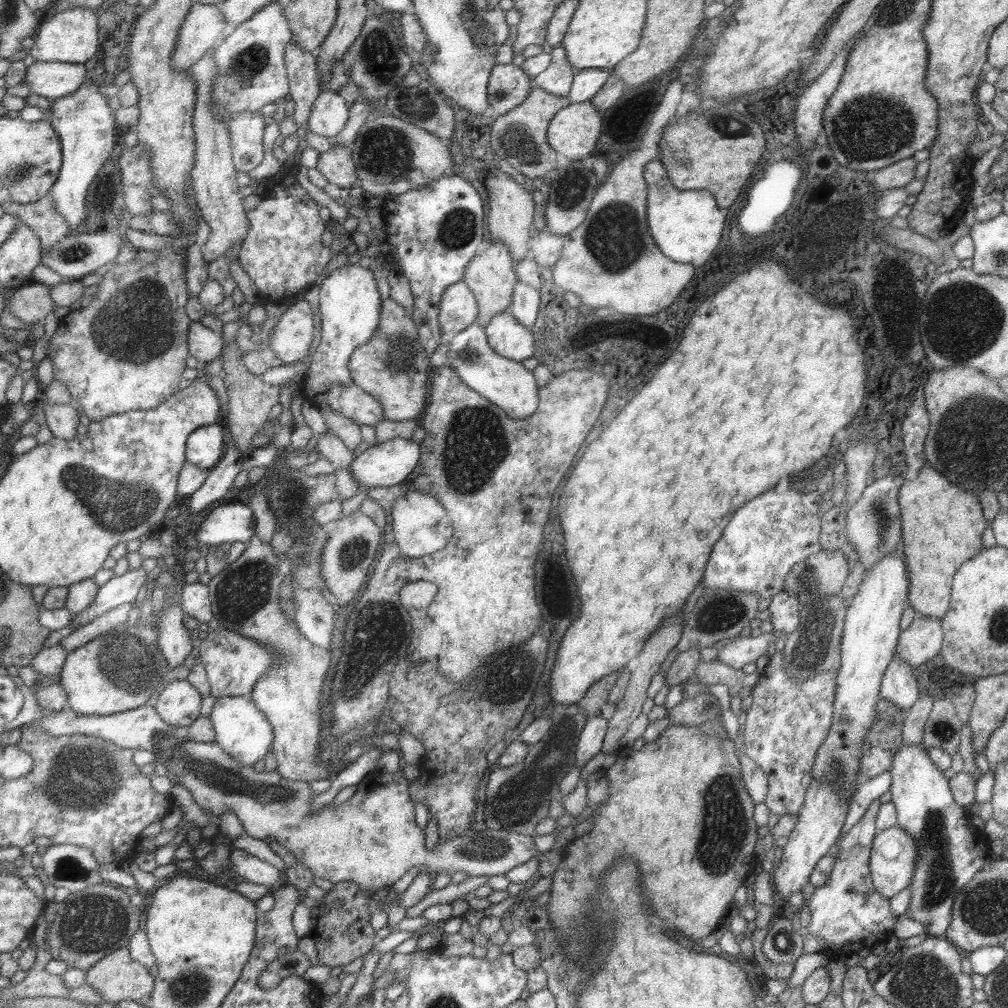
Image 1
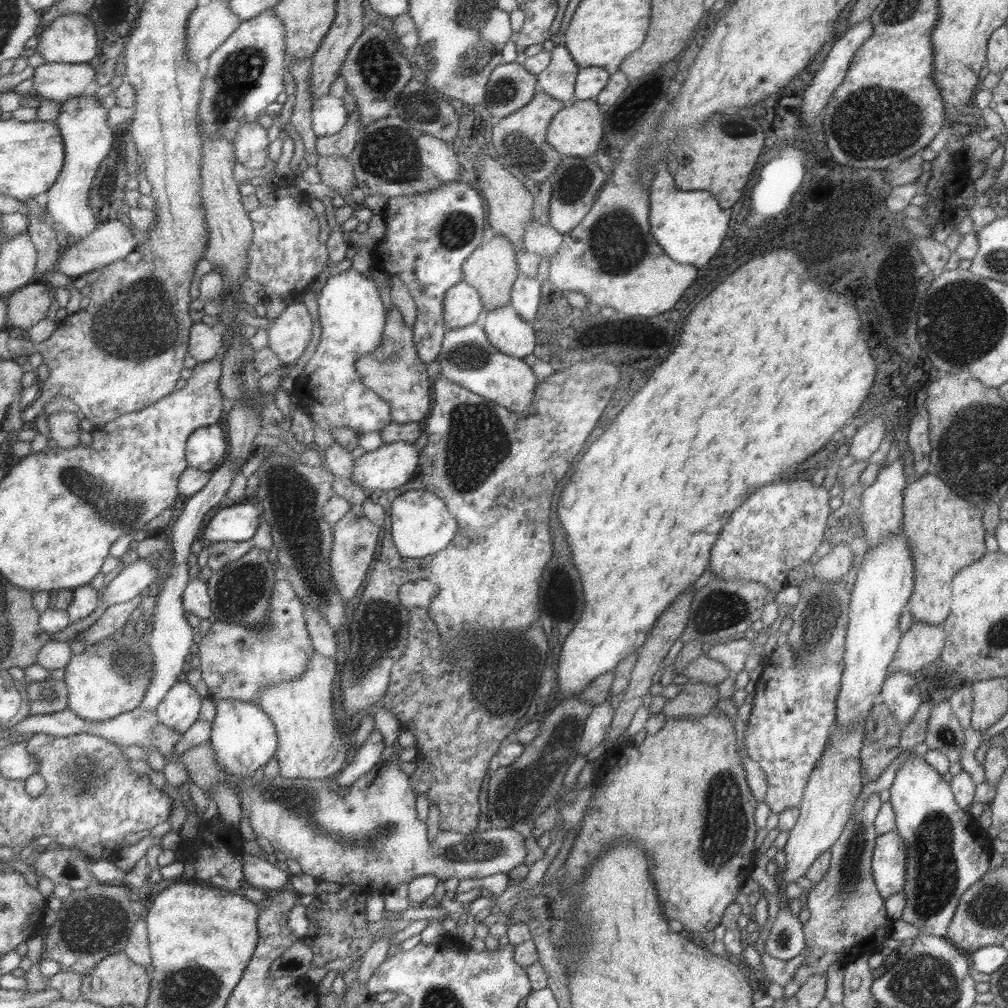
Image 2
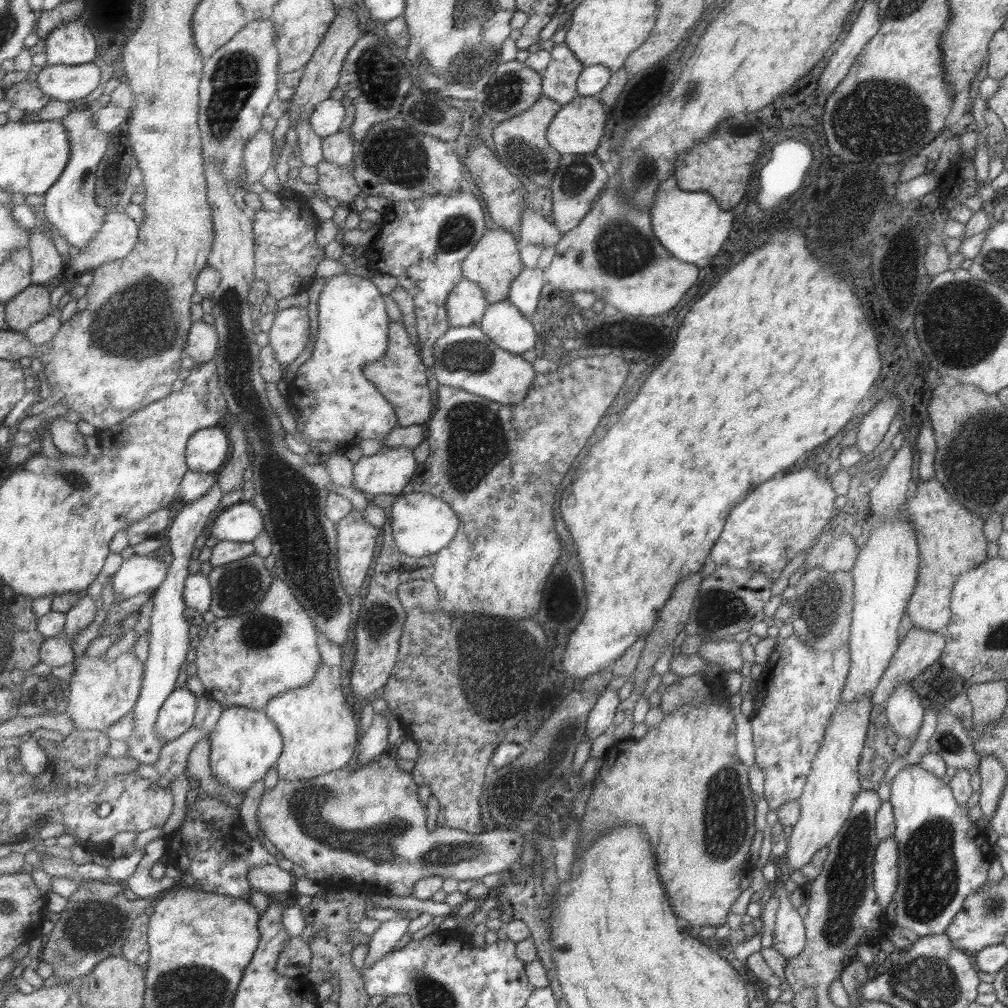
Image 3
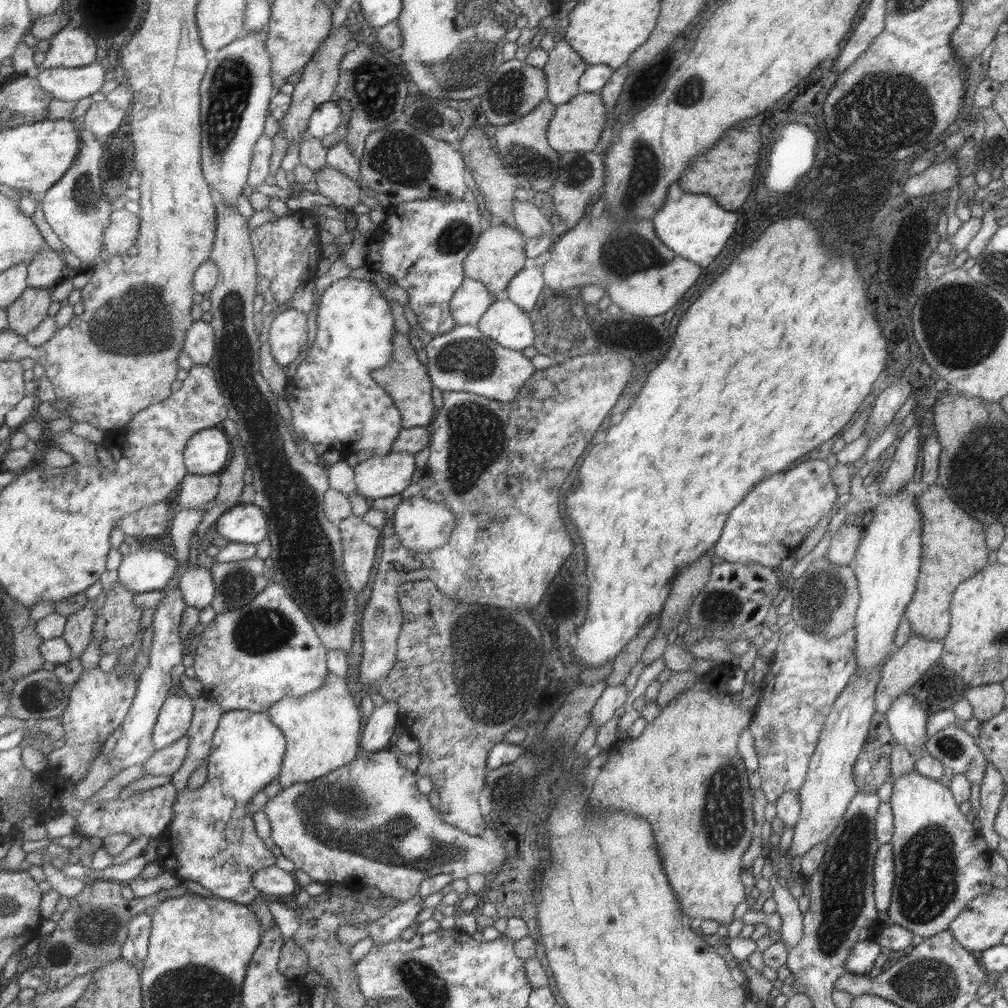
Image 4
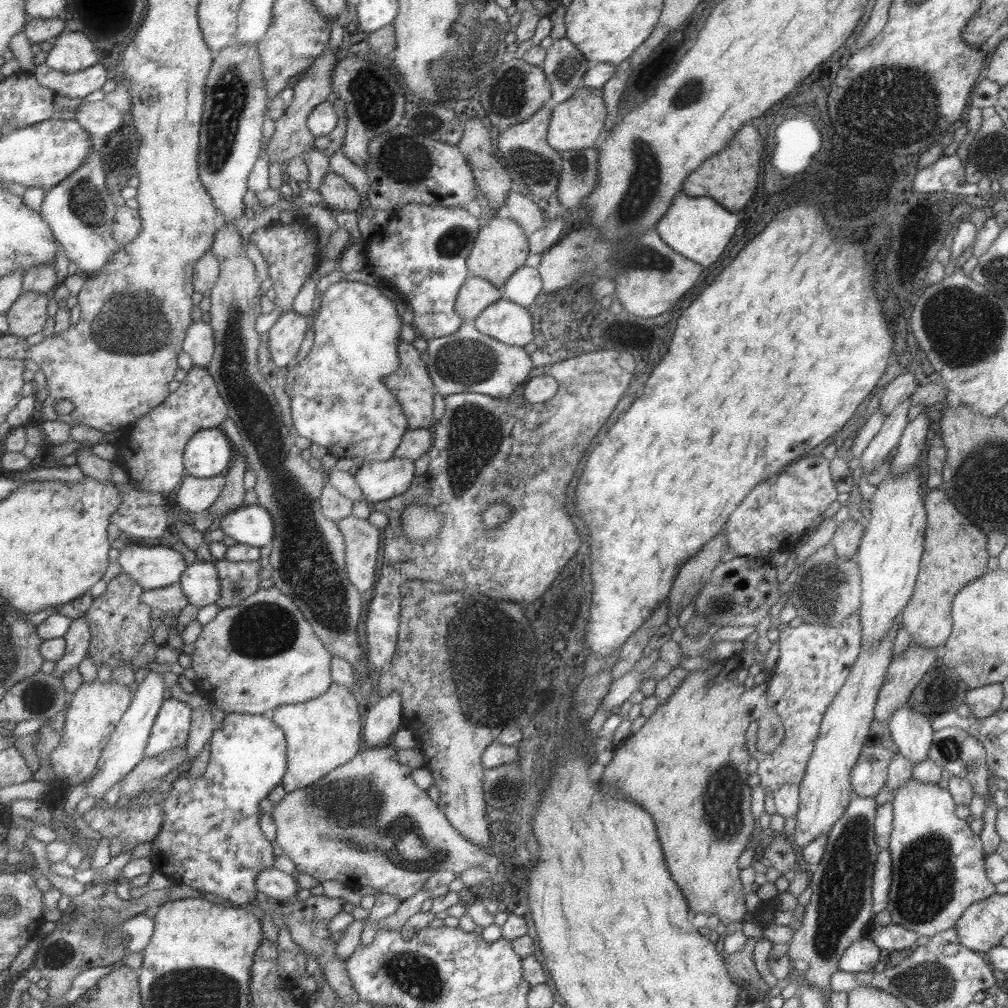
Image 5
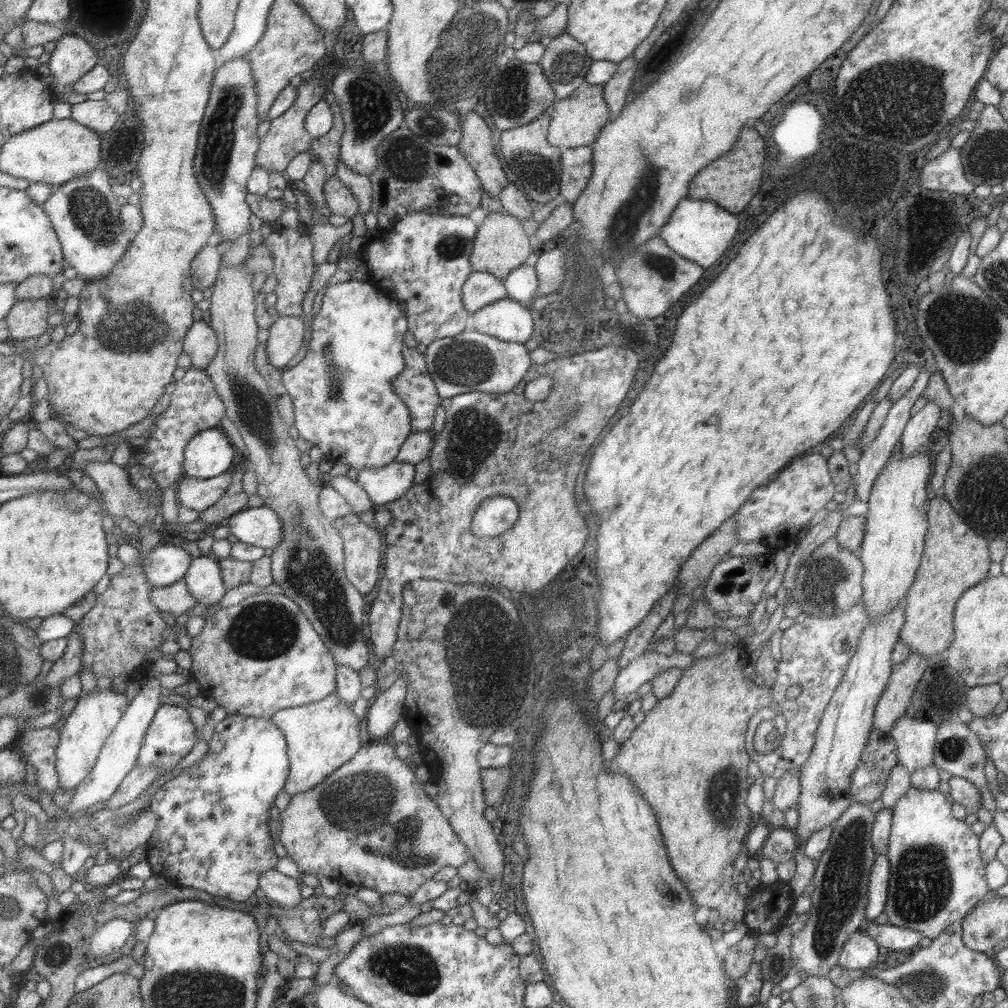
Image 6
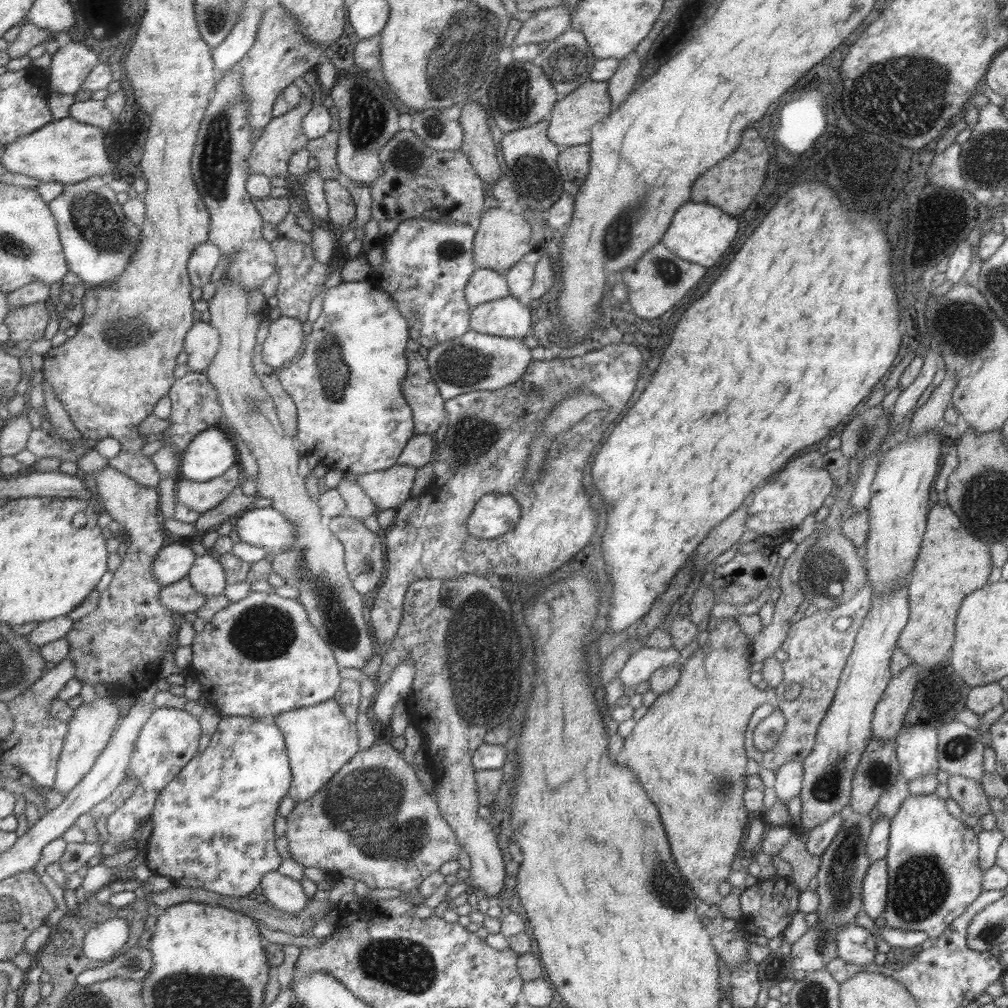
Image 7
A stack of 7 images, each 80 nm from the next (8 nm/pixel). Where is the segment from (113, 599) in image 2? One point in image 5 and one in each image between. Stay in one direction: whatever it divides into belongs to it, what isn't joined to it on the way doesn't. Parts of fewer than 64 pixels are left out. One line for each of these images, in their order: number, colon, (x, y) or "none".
3: (138, 574)
4: (141, 570)
5: (157, 566)

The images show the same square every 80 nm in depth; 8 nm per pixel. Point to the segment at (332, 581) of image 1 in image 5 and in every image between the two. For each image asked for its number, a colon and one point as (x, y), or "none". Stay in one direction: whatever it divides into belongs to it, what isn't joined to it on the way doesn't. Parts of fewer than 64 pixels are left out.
2: (354, 539)
3: (355, 538)
4: (358, 539)
5: (361, 539)

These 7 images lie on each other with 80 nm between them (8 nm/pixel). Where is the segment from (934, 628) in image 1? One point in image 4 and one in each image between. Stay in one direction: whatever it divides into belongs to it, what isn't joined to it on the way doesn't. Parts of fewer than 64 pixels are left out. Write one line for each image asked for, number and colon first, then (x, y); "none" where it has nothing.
2: (920, 644)
3: (919, 648)
4: (904, 666)

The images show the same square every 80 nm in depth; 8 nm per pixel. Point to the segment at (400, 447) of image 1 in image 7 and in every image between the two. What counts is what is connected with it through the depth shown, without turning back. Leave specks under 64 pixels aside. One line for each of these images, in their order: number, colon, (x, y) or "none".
2: (390, 465)
3: (387, 471)
4: (378, 476)
5: (380, 480)
6: (383, 484)
7: (388, 488)

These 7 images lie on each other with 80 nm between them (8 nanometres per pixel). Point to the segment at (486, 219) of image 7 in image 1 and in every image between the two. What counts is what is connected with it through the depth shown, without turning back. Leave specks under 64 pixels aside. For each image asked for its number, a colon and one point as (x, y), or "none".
1: (490, 275)
2: (491, 269)
3: (493, 263)
4: (498, 254)
5: (500, 247)
6: (500, 245)

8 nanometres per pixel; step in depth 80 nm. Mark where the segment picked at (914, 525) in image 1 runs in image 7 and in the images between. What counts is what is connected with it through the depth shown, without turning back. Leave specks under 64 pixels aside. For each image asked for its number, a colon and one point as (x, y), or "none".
2: (943, 531)
3: (949, 538)
4: (953, 547)
5: (954, 553)
6: (954, 557)
7: (951, 563)

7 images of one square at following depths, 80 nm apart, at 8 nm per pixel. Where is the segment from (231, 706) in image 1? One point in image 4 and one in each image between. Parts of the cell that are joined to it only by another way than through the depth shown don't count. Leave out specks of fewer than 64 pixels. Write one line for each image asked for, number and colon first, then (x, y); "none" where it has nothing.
2: (244, 739)
3: (244, 743)
4: (211, 840)

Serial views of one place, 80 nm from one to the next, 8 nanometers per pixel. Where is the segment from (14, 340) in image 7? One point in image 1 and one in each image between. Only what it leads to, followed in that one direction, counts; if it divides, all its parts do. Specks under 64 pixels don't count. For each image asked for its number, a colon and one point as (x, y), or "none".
1: (32, 303)
2: (27, 307)
3: (34, 304)
4: (32, 308)
5: (28, 316)
6: (28, 319)

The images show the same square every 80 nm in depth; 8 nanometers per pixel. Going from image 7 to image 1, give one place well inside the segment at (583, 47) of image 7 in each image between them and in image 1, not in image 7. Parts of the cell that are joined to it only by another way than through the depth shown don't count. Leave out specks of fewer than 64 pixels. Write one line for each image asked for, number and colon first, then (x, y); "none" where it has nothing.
1: (556, 78)
2: (557, 79)
3: (558, 83)
4: (564, 66)
5: (564, 66)
6: (565, 61)

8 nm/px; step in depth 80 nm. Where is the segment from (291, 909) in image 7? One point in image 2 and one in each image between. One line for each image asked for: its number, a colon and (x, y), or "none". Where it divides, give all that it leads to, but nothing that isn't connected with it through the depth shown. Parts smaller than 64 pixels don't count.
2: (259, 873)
3: (265, 878)
4: (271, 881)
5: (280, 887)
6: (283, 891)

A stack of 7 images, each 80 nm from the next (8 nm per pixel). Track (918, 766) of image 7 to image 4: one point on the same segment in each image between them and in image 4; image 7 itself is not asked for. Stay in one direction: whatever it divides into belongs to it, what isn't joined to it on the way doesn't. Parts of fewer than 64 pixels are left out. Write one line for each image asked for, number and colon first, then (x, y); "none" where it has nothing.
4: (906, 720)
5: (910, 730)
6: (914, 738)

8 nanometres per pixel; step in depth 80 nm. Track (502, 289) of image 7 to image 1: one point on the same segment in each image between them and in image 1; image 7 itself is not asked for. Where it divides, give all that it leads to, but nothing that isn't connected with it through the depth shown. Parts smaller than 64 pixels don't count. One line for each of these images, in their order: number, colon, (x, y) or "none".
1: (458, 309)
2: (461, 305)
3: (465, 304)
4: (469, 302)
5: (475, 294)
6: (481, 288)

